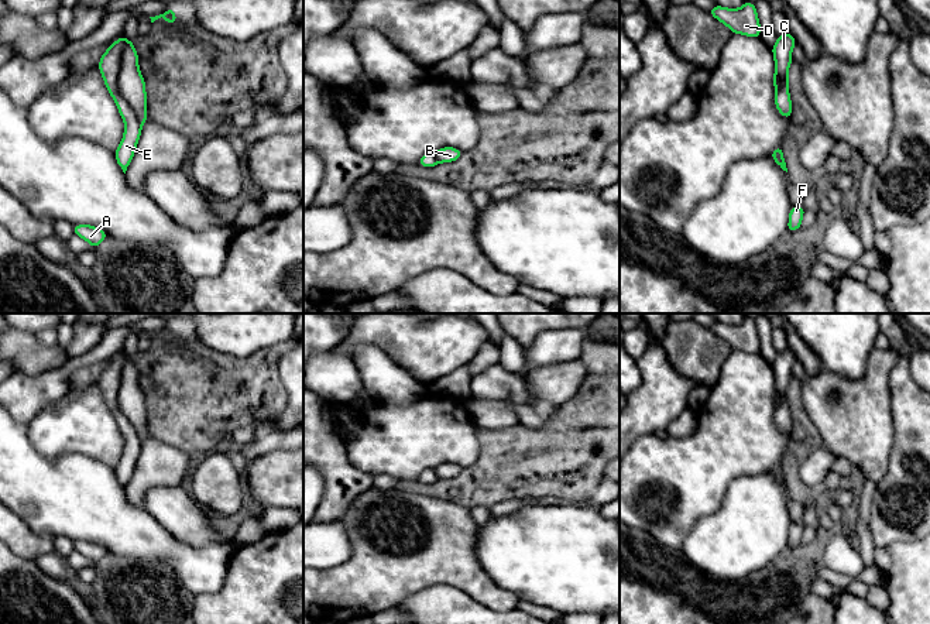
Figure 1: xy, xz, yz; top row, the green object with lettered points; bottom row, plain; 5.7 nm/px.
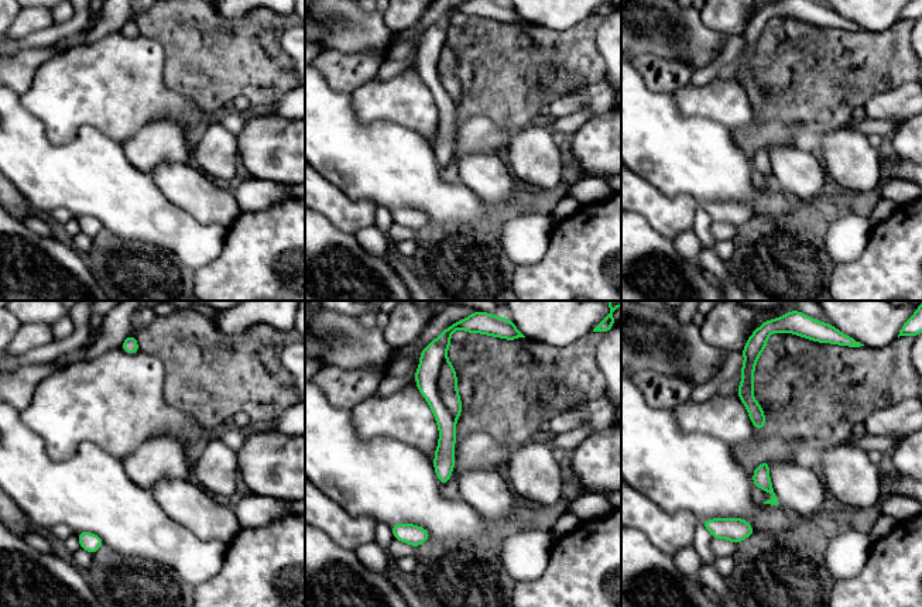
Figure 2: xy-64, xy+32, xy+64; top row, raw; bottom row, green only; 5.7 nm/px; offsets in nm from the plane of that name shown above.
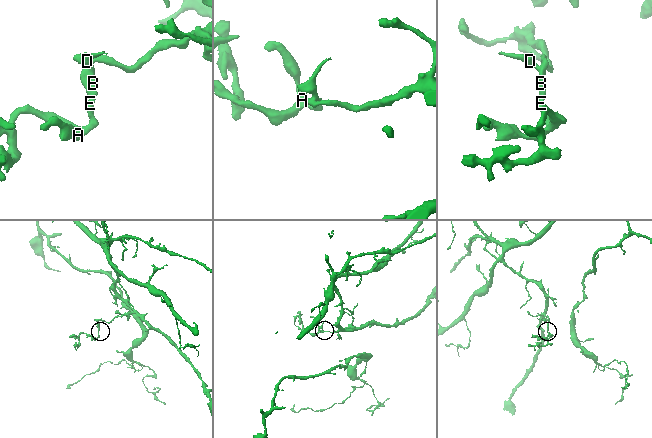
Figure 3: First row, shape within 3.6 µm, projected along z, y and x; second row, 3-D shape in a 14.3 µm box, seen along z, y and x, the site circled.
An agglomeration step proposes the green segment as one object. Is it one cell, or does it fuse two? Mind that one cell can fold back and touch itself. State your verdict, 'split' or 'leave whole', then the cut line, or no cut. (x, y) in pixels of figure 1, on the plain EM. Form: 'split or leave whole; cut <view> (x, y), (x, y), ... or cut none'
split; cut xy (127, 356), (123, 364), (117, 405), (141, 441)

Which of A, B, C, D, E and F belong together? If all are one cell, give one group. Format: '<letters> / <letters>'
A C E F / B D

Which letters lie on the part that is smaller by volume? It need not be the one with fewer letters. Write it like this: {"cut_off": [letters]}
{"cut_off": ["B", "D"]}

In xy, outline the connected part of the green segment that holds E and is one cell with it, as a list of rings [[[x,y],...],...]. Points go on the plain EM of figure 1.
[[[126,352],[114,357],[107,364],[107,367],[102,371],[100,378],[97,381],[99,387],[102,388],[106,405],[110,408],[126,442],[121,459],[119,464],[114,467],[117,480],[124,490],[134,473],[134,467],[140,456],[141,443],[143,443],[137,431],[134,429],[131,422],[127,419],[127,416],[121,412],[117,402],[117,394],[121,384],[121,373],[127,361],[127,357],[128,356],[126,354]]]

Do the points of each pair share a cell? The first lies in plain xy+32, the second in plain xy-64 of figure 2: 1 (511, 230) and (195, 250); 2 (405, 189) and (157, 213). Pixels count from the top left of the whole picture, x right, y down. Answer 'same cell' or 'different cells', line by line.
1: same cell
2: same cell

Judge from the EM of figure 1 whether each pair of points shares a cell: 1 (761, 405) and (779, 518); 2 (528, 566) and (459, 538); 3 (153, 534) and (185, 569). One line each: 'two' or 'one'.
1: two
2: two
3: one

